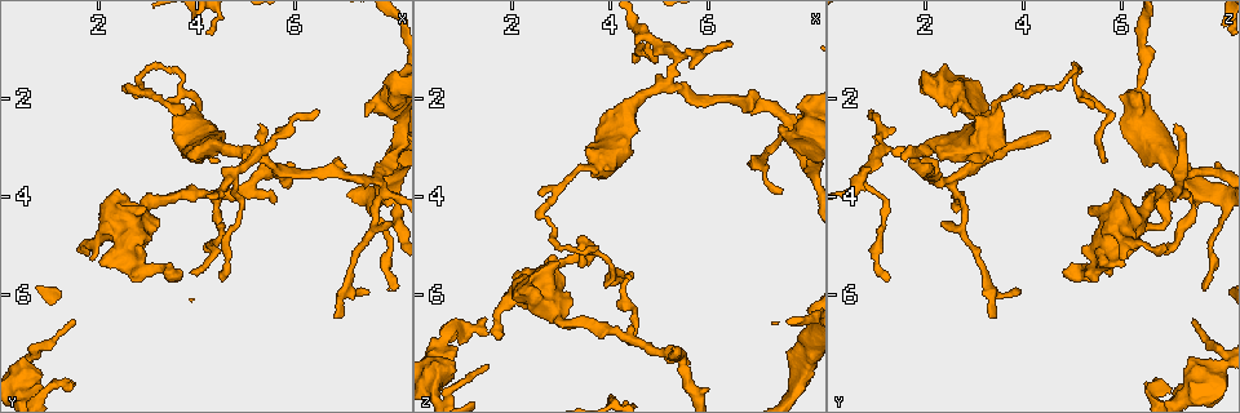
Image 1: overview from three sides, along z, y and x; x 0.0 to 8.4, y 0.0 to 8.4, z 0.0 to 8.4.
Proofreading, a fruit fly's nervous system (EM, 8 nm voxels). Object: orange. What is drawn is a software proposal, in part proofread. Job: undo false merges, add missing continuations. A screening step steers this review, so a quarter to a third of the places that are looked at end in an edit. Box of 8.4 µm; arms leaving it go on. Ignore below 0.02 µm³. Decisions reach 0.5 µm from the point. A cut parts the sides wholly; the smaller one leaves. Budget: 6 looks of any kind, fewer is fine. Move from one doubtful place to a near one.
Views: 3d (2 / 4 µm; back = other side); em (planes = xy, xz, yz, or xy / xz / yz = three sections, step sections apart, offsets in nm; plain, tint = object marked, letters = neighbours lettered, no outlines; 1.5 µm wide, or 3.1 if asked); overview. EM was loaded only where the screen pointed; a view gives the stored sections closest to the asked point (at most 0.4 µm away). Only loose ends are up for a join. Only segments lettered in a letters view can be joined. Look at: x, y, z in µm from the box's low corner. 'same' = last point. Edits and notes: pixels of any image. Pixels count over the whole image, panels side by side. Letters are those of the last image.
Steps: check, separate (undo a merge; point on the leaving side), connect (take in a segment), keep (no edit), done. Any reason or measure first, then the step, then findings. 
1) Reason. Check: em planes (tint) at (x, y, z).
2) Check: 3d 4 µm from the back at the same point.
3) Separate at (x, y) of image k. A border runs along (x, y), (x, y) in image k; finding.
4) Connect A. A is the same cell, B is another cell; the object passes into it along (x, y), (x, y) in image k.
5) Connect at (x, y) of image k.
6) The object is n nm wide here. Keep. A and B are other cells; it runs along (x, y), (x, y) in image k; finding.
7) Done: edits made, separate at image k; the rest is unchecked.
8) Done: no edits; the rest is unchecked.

An open end. Check: em planes (letters) at (5.30, 2.50, 7.10).

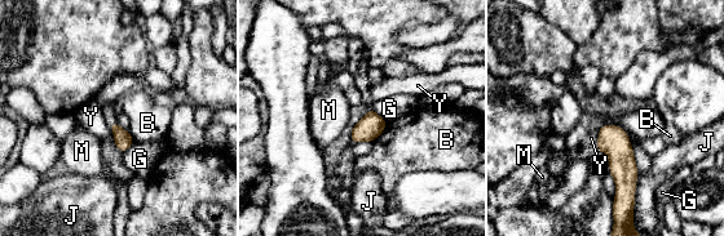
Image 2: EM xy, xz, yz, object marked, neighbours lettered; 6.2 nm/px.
The longest contact is with J, 190 nm. Keep. B, G, J, M and Y are other cells; a border runs along (107, 124), (114, 139) in image 2; no lettered segment goes on from it.

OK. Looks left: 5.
Thin end. Check: 3d 4 µm at (1.50, 6.60, 7.35).

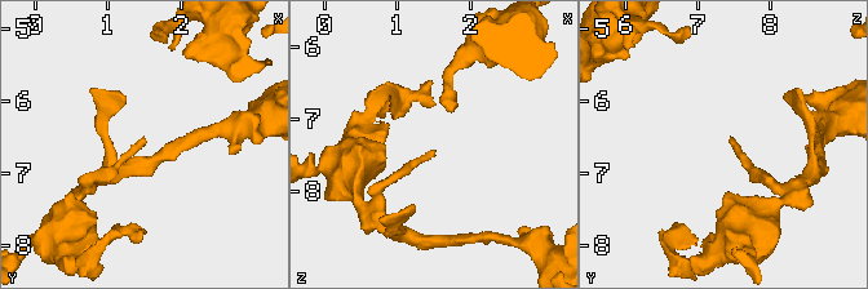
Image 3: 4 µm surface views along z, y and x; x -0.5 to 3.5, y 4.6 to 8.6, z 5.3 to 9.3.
Shape alone is not enough. Check: em planes (plain) at (1.50, 6.55, 7.45).

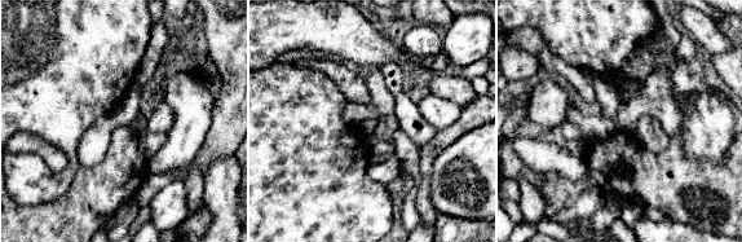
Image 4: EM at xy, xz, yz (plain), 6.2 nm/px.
What lies round it. Check: em planes (letters) at the same point.

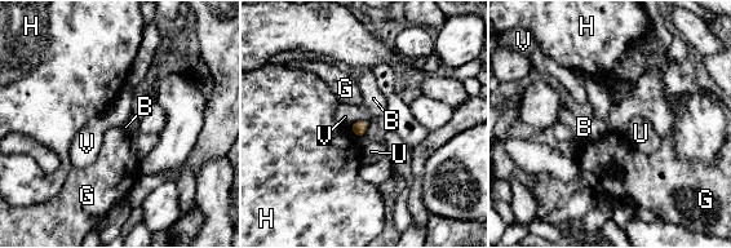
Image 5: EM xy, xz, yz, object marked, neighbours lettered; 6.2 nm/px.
The object is 90 nm wide here. Keep. B, G, H, U and V are other cells; a border runs along (368, 120), (355, 120), (349, 124) in image 5; no lettered segment goes on from it.

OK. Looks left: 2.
Check: em xz step 4 (letters) at (3.60, 5.70, 5.35).

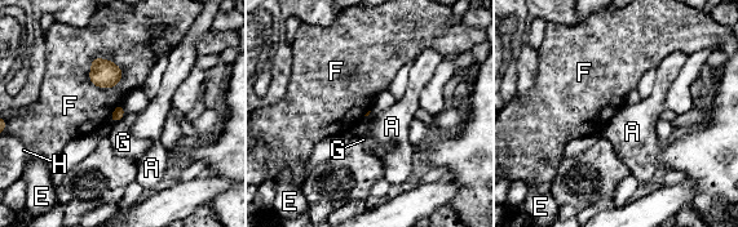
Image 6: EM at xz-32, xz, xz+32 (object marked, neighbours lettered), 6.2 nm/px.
Check: em planes (letters) at the same point.

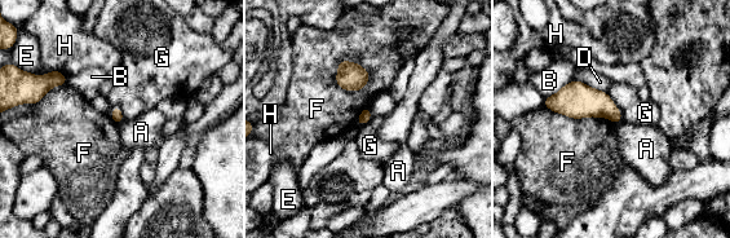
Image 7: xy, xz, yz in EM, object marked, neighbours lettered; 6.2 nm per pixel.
The longest contact is with F, 240 nm. Keep. A, B, D, E, F, G and H are other cells; no lettered segment goes on from it.

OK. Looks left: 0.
Done: no edits; the rest is unchecked.

